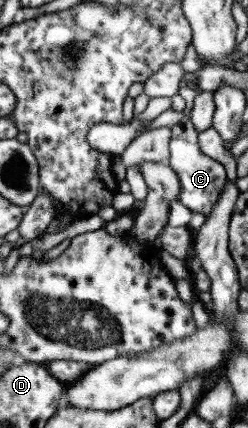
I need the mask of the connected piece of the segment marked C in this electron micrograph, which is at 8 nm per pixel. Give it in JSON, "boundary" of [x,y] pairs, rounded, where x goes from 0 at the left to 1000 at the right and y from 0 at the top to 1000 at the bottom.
{"boundary":[[[738,194],[718,206],[718,222],[742,234],[750,248],[730,257],[738,269],[726,283],[685,301],[685,322],[677,329],[681,362],[669,383],[702,400],[710,416],[722,421],[726,451],[718,451],[714,467],[726,477],[758,486],[766,495],[806,495],[806,500],[831,505],[855,493],[879,456],[895,446],[895,432],[903,432],[911,409],[895,383],[806,353],[794,334],[798,308],[790,308],[782,292],[762,278],[762,262],[770,259],[766,243],[774,241],[774,234],[754,229],[762,215],[758,196]]]}

